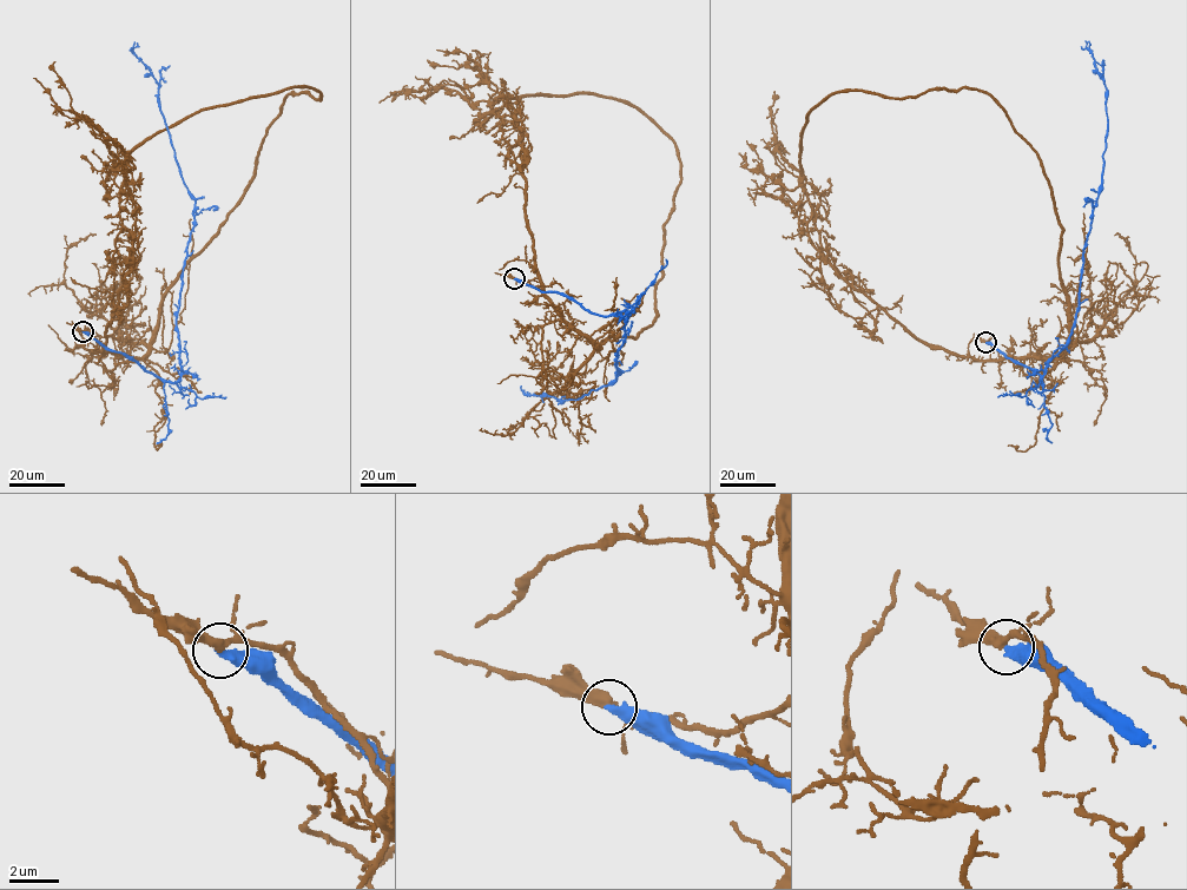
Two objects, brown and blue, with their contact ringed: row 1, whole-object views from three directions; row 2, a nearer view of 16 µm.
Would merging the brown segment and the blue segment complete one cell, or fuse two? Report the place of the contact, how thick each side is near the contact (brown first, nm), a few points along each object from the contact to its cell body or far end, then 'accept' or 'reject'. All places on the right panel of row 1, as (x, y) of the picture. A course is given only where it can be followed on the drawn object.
at (986, 342); 280 nm thick on the brown side, 400 nm on the other; brown runs (986, 342), (983, 360), (928, 347), (822, 255), (802, 179), (803, 132), (811, 111), (833, 93), (871, 92); blue runs (986, 342), (1040, 375), (1040, 381), (1074, 324), (1108, 125), (1107, 87), (1085, 40); reject

